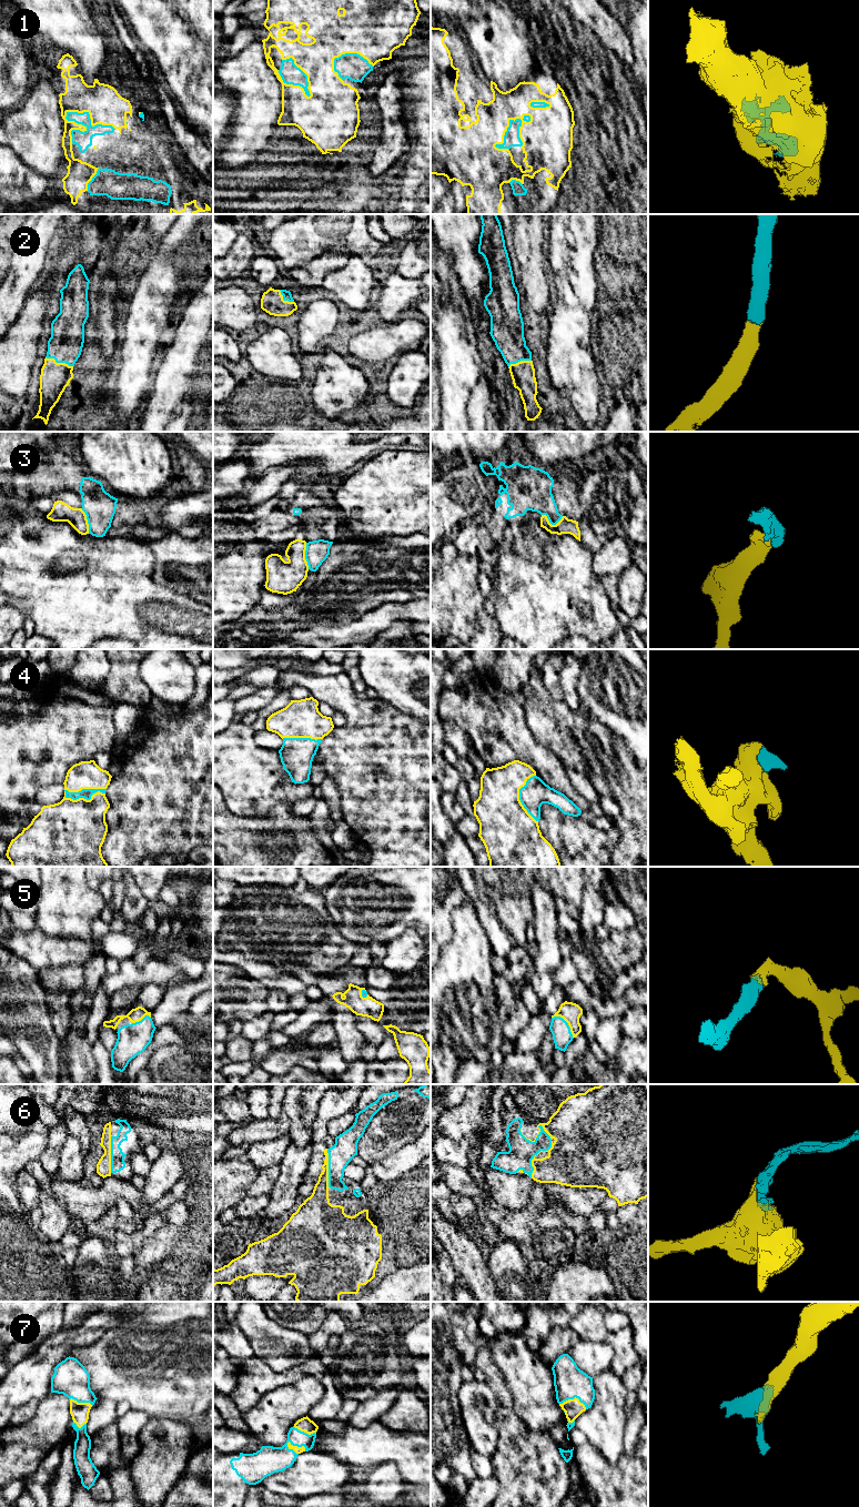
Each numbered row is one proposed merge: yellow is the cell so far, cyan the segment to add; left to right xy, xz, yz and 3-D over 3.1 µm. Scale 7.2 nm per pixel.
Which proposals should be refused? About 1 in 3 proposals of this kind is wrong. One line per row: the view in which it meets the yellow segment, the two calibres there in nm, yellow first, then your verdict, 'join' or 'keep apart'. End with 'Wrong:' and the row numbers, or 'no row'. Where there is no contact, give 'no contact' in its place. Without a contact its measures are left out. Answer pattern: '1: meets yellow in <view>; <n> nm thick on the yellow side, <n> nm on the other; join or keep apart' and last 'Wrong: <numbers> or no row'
1: meets yellow in xy; 260 nm thick on the yellow side, 120 nm on the other; join
2: meets yellow in xy; 220 nm thick on the yellow side, 240 nm on the other; join
3: meets yellow in xz; 240 nm thick on the yellow side, 160 nm on the other; keep apart
4: meets yellow in xy; 460 nm thick on the yellow side, 70 nm on the other; join
5: meets yellow in yz; 150 nm thick on the yellow side, 140 nm on the other; join
6: meets yellow in yz; 280 nm thick on the yellow side, 190 nm on the other; join
7: meets yellow in xz; 50 nm thick on the yellow side, 200 nm on the other; join
Wrong: 3

